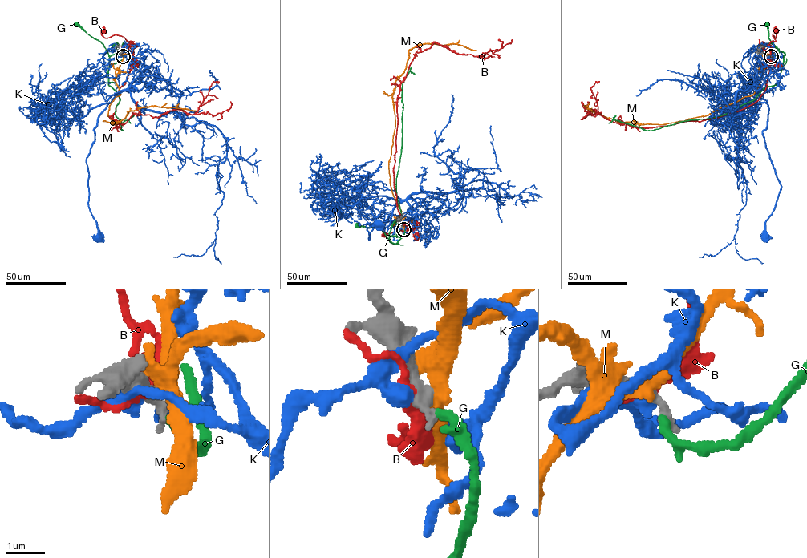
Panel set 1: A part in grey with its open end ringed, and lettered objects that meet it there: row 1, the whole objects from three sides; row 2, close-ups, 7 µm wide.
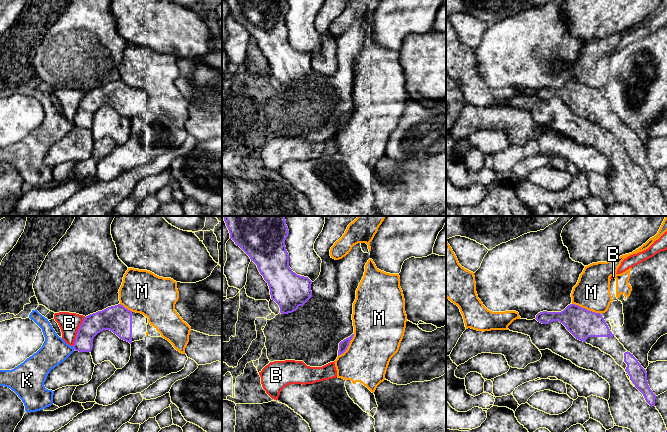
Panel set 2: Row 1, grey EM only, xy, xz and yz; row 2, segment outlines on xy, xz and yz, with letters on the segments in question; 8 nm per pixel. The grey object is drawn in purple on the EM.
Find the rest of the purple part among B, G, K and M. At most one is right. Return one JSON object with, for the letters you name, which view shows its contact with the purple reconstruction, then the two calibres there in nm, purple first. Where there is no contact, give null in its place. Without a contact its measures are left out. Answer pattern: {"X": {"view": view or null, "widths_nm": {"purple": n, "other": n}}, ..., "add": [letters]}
{"add": []}

